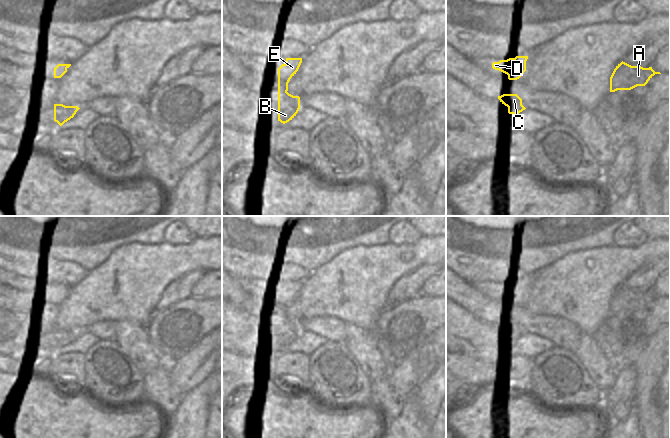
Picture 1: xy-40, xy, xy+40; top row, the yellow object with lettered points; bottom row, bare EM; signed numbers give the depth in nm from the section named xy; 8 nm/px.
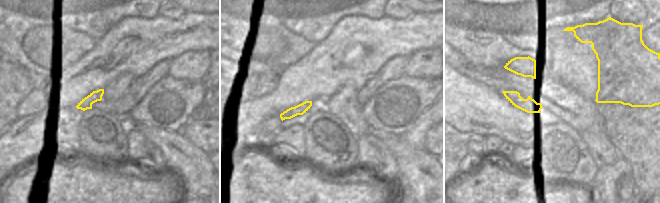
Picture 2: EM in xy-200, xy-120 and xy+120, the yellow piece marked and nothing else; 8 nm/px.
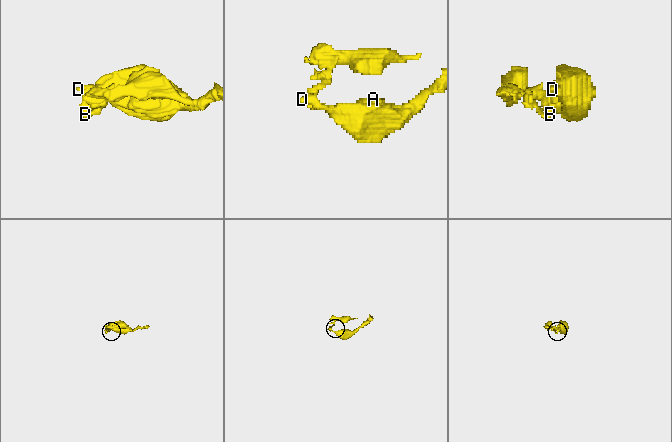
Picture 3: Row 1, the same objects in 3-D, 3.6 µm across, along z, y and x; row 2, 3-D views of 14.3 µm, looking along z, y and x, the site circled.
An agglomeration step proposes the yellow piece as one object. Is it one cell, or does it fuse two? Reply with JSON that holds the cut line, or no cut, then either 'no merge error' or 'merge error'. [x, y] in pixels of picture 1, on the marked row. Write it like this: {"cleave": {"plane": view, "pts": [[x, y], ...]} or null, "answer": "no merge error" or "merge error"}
{"cleave": {"plane": "xy", "pts": [[278, 87], [282, 87], [286, 91]]}, "answer": "merge error"}

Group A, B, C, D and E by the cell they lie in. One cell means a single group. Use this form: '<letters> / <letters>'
A D E / B C

